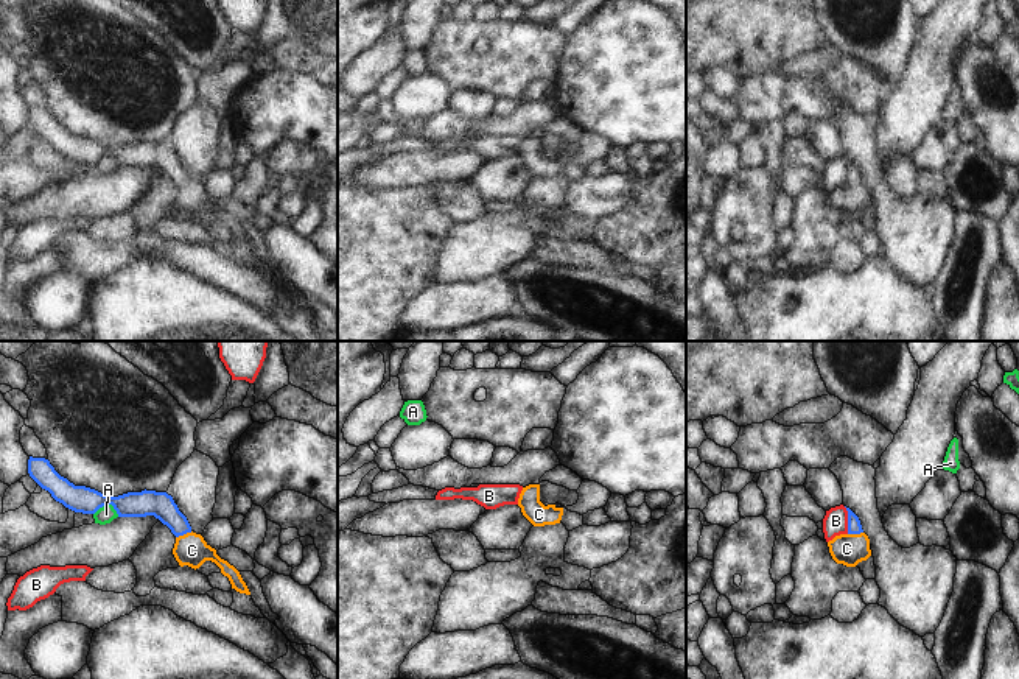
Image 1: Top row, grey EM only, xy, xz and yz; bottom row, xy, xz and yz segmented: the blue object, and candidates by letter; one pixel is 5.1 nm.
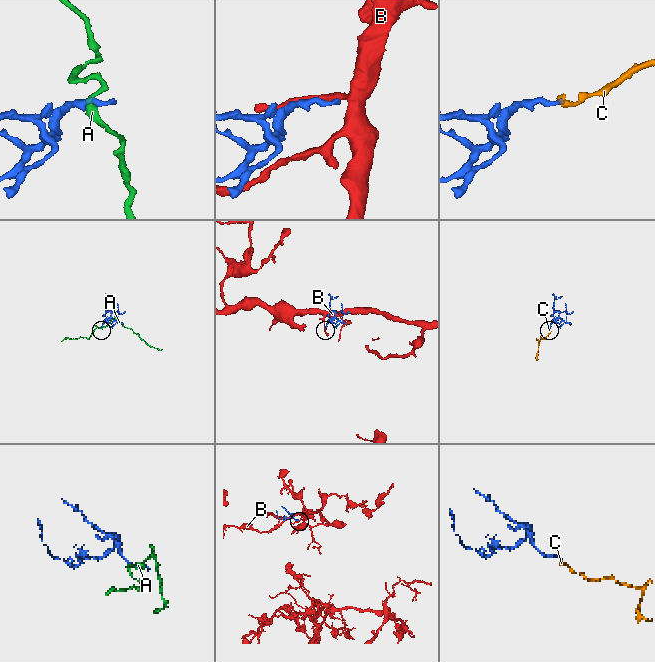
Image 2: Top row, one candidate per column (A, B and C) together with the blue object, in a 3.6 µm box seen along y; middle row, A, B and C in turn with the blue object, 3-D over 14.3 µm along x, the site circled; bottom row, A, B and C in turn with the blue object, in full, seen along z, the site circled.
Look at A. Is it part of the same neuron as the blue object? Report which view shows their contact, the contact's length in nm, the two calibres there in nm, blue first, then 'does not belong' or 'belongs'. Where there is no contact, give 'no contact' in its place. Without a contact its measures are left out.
meets blue in xy; contact 140 nm long; 140 nm thick on the blue side, 90 nm on the other; does not belong

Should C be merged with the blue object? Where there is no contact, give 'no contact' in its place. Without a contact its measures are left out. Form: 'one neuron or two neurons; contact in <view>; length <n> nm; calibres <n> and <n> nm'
one neuron; contact in xy; length 90 nm; calibres 140 and 170 nm

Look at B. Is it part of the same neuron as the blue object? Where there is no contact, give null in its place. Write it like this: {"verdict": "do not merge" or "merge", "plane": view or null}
{"verdict": "do not merge", "plane": "yz"}

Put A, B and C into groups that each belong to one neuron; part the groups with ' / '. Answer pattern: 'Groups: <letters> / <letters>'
Groups: A / B / C

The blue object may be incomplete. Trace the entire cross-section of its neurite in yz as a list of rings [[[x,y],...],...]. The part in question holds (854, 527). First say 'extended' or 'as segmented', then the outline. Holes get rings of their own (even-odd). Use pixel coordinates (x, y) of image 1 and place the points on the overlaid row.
extended | [[[848,511],[848,533],[835,536],[828,542],[829,553],[837,564],[856,567],[859,562],[871,556],[870,539],[863,533],[859,517]]]

